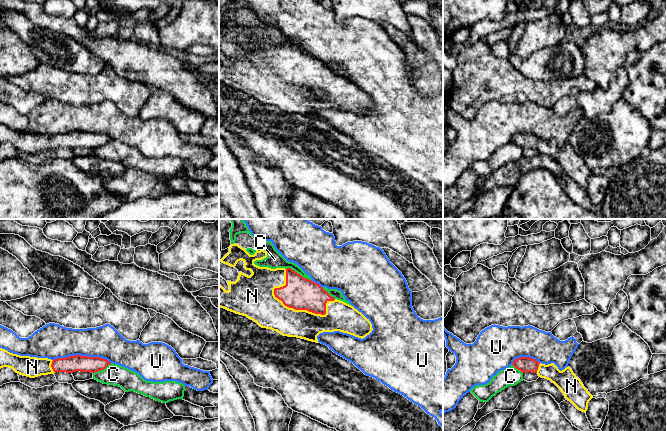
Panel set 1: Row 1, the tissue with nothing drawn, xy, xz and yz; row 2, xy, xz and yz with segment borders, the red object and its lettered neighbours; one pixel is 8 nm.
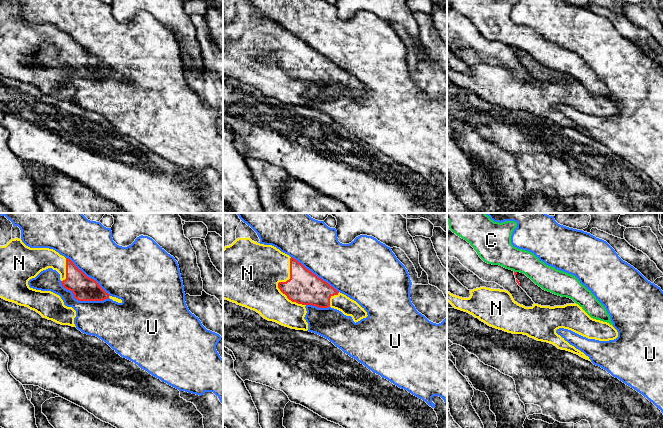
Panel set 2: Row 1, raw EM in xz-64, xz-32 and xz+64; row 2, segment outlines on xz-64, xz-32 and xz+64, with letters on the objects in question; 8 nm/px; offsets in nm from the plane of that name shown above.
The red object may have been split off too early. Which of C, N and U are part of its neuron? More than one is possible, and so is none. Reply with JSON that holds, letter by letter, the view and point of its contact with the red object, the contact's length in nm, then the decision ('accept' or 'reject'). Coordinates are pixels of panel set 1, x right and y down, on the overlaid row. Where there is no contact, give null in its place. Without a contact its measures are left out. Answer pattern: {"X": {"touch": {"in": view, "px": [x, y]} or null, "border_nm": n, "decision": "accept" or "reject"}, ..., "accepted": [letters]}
{"C": {"touch": {"in": "xz", "px": [299, 274]}, "border_nm": 240, "decision": "reject"}, "N": {"touch": {"in": "xz", "px": [306, 309]}, "border_nm": 500, "decision": "accept"}, "U": {"touch": {"in": "xy", "px": [82, 356]}, "border_nm": 460, "decision": "reject"}, "accepted": ["N"]}

